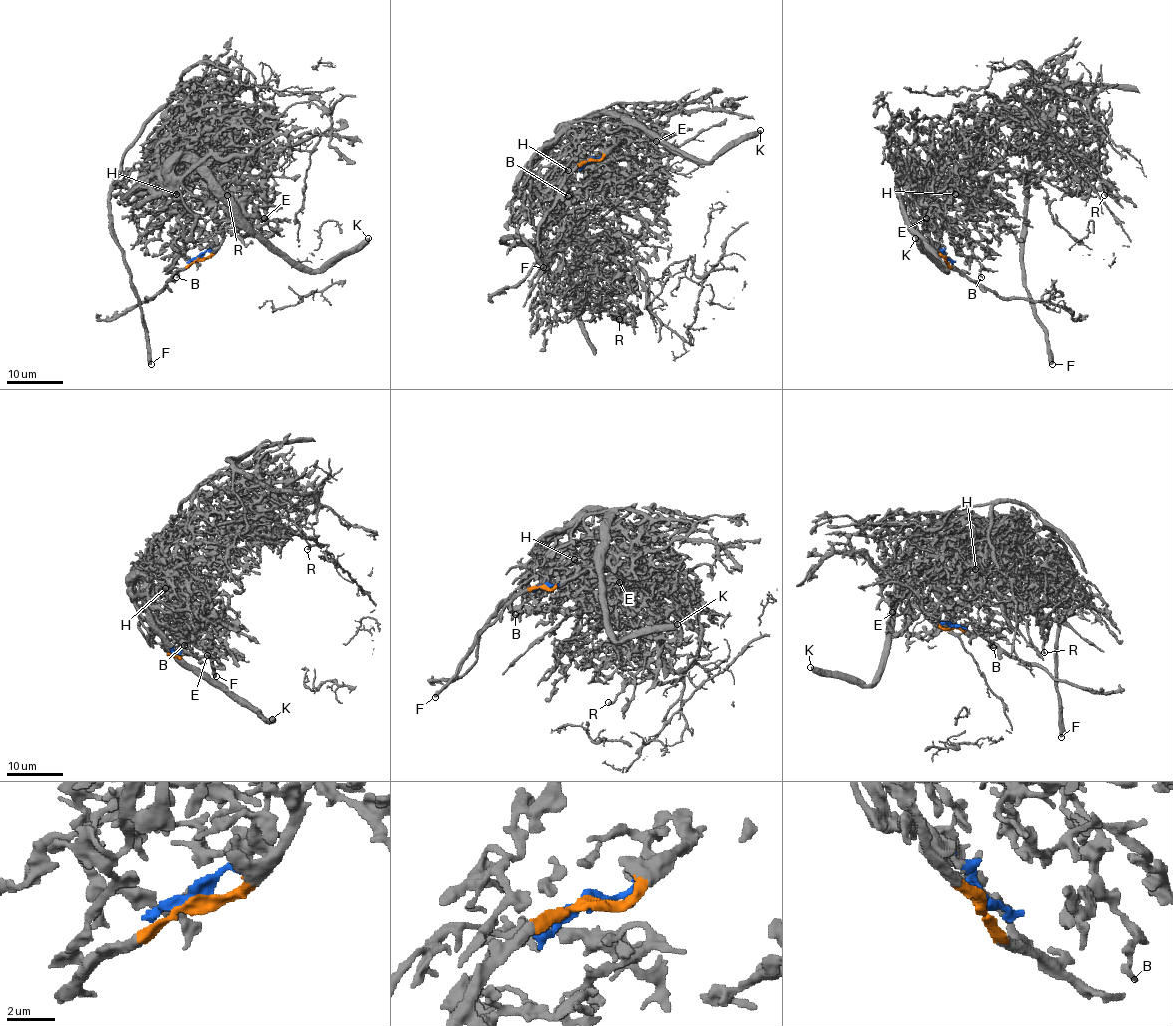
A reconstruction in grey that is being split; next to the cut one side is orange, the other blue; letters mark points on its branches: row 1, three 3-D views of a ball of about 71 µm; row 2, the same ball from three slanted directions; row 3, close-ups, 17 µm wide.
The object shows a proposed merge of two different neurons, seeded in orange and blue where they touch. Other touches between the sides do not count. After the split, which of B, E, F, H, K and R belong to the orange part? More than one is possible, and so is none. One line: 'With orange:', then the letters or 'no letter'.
With orange: no letter

